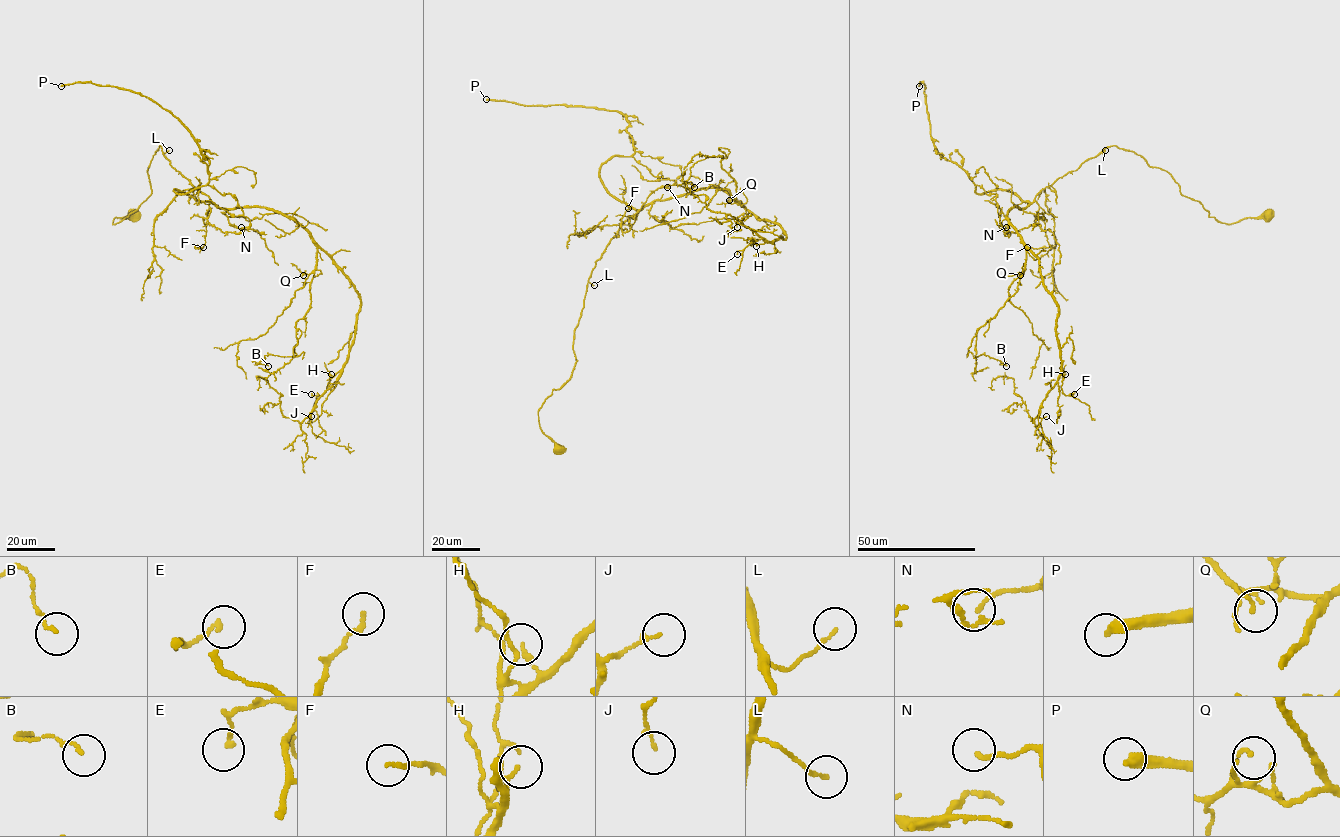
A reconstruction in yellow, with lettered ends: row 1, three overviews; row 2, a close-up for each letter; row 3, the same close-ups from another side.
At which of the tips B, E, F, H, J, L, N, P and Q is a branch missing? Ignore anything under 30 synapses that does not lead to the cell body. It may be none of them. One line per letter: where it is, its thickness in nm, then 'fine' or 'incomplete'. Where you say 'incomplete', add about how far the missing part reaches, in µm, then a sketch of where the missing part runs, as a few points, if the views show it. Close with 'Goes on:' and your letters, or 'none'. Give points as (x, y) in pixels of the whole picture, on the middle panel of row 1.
B: at (694, 187); 100 nm thick; fine
E: at (737, 254); 160 nm thick; fine
F: at (628, 208); 150 nm thick; fine
H: at (756, 246); 140 nm thick; fine
J: at (737, 227); 140 nm thick; fine
L: at (594, 285); 120 nm thick; fine
N: at (667, 187); 100 nm thick; fine
P: at (486, 99); 360 nm thick; incomplete; about 250 µm are missing
Q: at (729, 200); 130 nm thick; fine
Goes on: P

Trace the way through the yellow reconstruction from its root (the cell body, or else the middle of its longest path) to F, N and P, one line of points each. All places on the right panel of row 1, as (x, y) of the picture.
F: (1269, 214), (1220, 223), (1167, 172), (1113, 146), (1035, 197), (1051, 248), (1027, 247)
N: (1269, 214), (1220, 223), (1167, 172), (1113, 146), (1032, 202), (976, 185), (996, 193), (1006, 227)
P: (1269, 214), (1220, 223), (1167, 172), (1115, 146), (1032, 202), (1003, 190), (977, 193), (938, 152), (919, 86)

